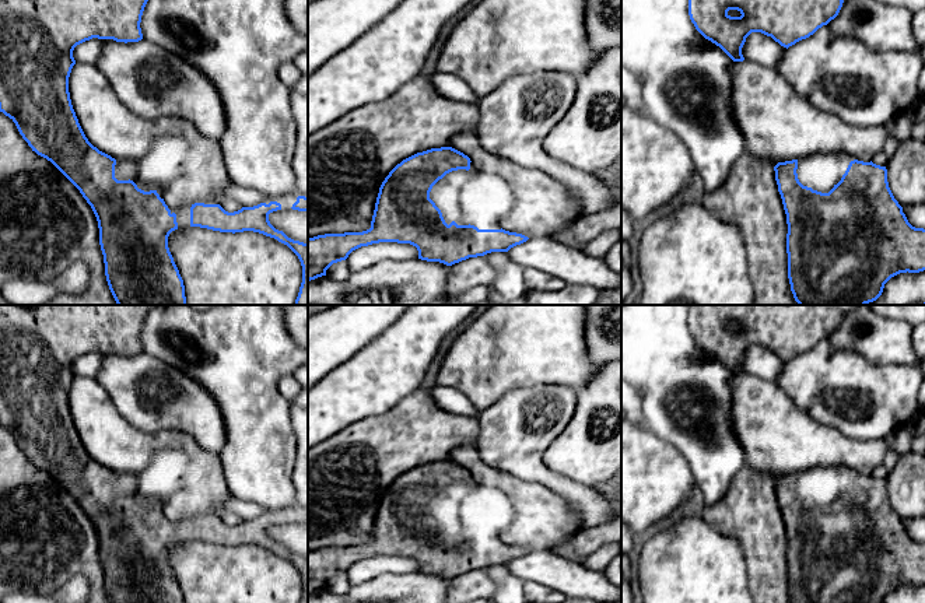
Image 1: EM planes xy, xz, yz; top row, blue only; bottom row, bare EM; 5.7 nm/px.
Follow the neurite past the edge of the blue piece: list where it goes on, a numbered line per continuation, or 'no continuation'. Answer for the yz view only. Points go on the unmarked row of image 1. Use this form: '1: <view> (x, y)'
1: yz (816, 484)

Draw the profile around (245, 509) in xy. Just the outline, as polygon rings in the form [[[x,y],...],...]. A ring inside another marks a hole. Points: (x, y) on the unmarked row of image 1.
[[[228,497],[221,505],[220,513],[231,512],[241,518],[241,520],[253,520],[266,513],[266,509],[252,501],[242,501],[235,497]]]

